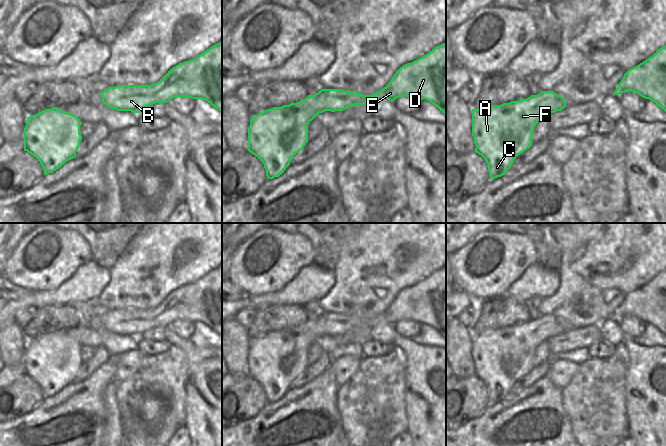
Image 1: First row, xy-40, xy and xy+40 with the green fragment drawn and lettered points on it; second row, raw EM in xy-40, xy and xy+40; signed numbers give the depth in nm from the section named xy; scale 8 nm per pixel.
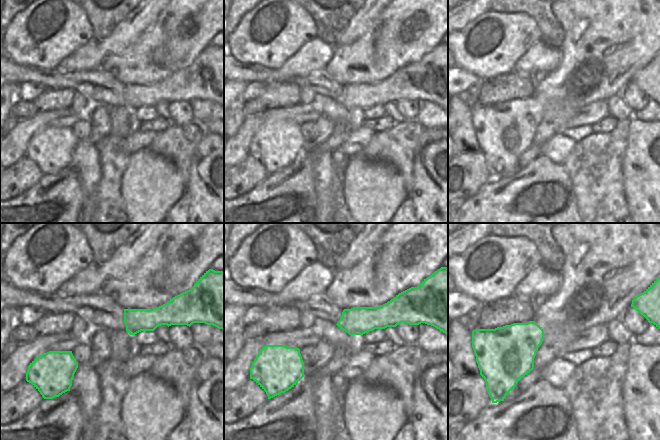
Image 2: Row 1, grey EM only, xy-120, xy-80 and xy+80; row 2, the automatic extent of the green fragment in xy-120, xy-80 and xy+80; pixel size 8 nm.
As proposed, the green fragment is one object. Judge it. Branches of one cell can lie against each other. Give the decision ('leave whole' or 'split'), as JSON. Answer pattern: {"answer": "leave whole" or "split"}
{"answer": "leave whole"}

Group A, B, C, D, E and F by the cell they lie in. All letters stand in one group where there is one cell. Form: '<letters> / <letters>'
A B C D E F

